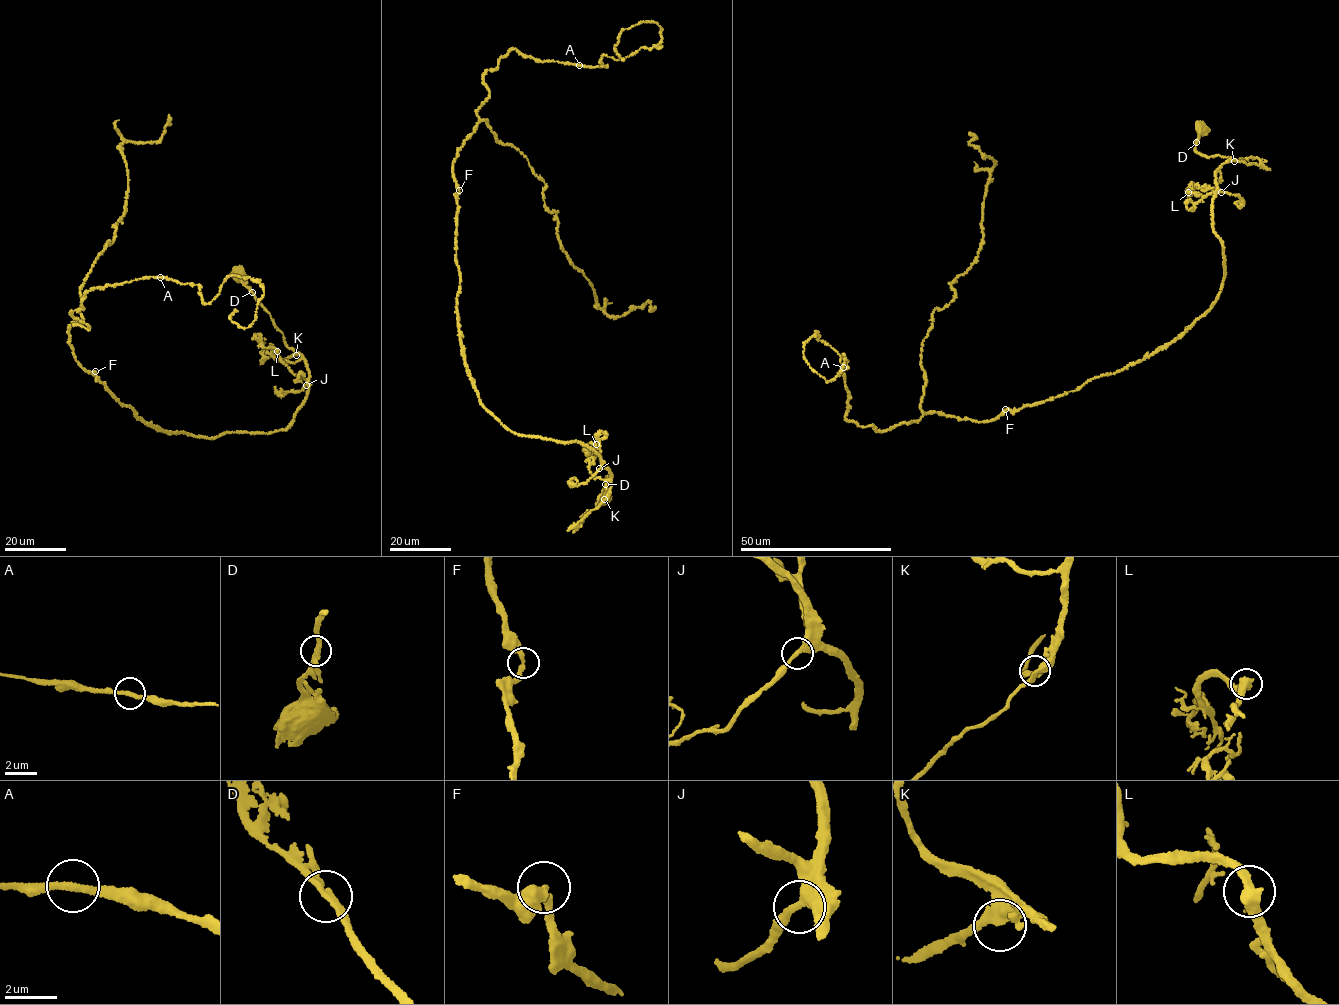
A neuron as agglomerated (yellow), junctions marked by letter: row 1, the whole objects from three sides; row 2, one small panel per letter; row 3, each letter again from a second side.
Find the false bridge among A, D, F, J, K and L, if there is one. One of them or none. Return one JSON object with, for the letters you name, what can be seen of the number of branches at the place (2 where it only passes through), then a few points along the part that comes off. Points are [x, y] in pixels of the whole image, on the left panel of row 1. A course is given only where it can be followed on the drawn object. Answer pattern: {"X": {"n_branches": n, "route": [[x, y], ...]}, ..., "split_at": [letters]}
{"split_at": []}

